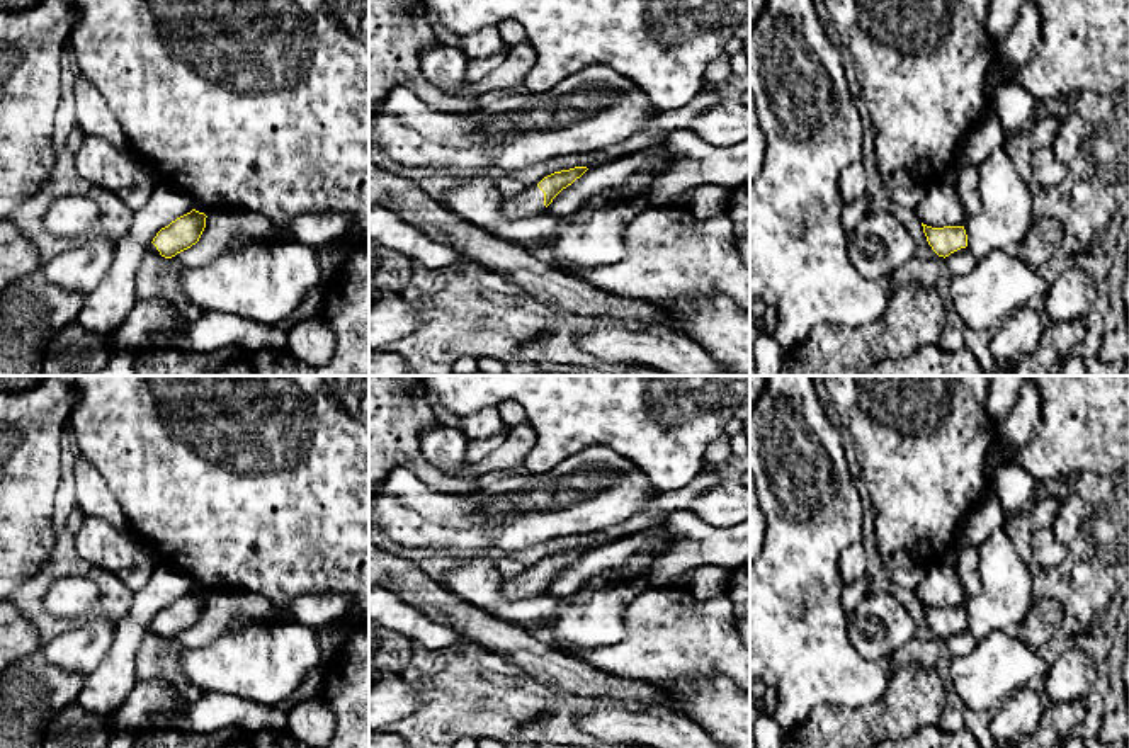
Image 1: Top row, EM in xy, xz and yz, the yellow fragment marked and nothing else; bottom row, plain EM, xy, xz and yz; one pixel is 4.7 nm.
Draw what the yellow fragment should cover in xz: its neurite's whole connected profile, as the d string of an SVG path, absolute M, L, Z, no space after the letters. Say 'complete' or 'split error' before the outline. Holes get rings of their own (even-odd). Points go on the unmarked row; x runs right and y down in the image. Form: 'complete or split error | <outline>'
split error | M575 547L544 558L537 566L525 570L520 576L505 580L505 595L510 598L527 598L542 593L563 570L571 566L587 551L587 547Z

